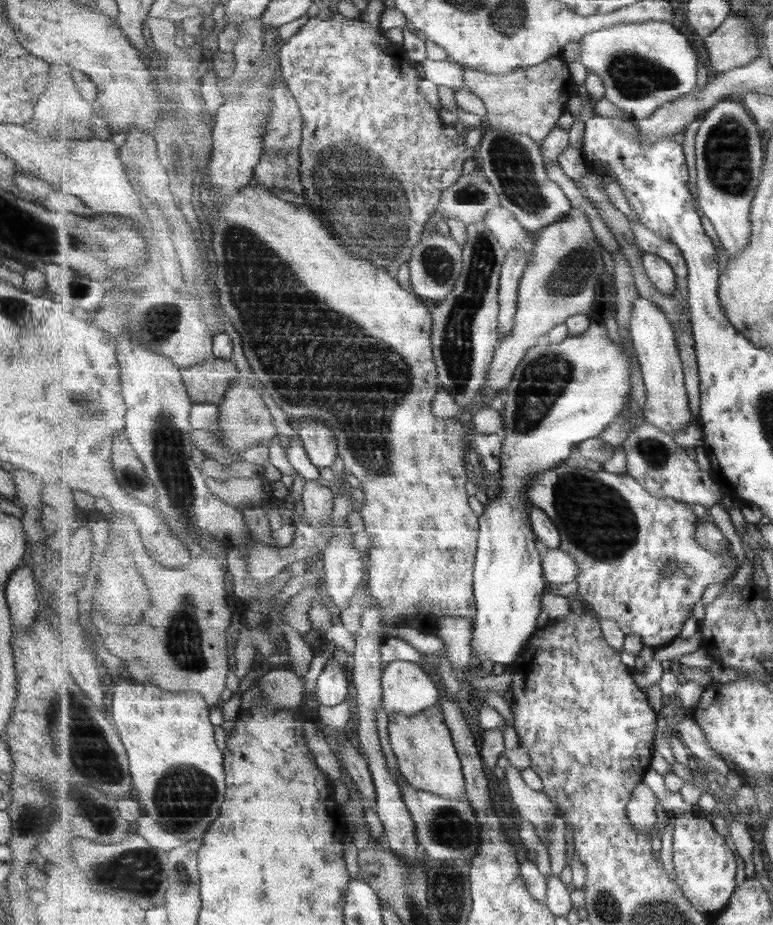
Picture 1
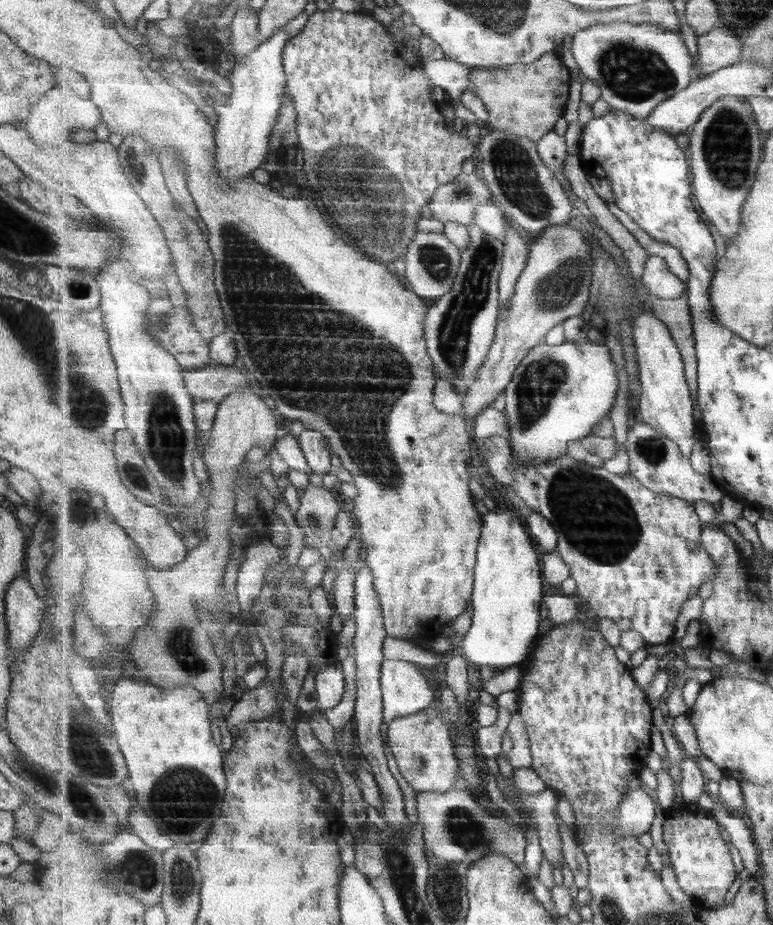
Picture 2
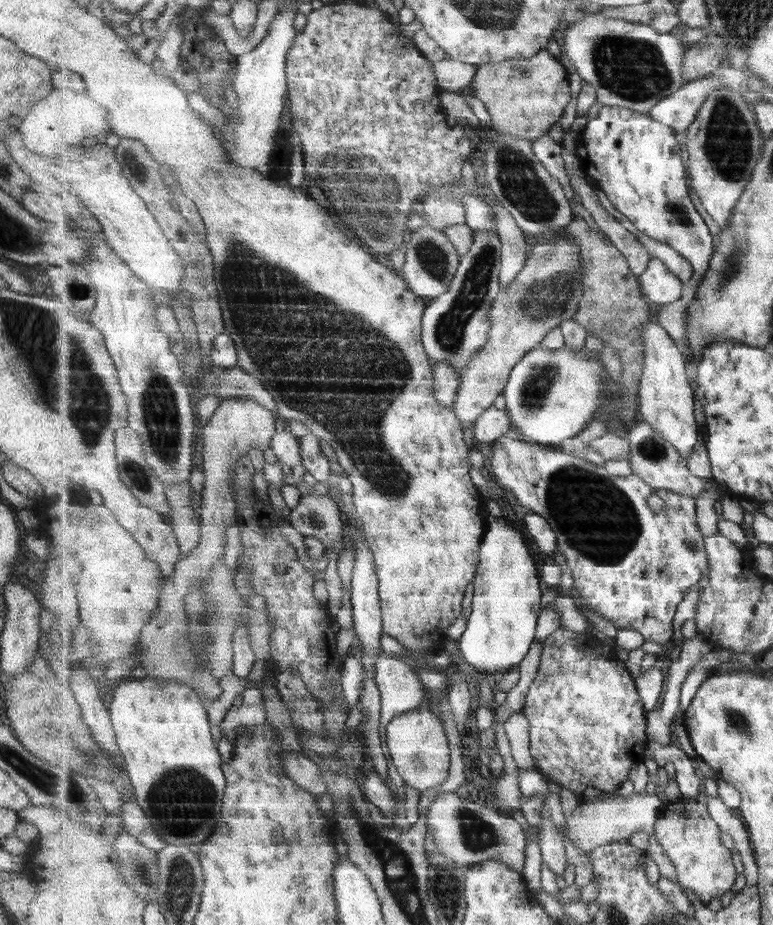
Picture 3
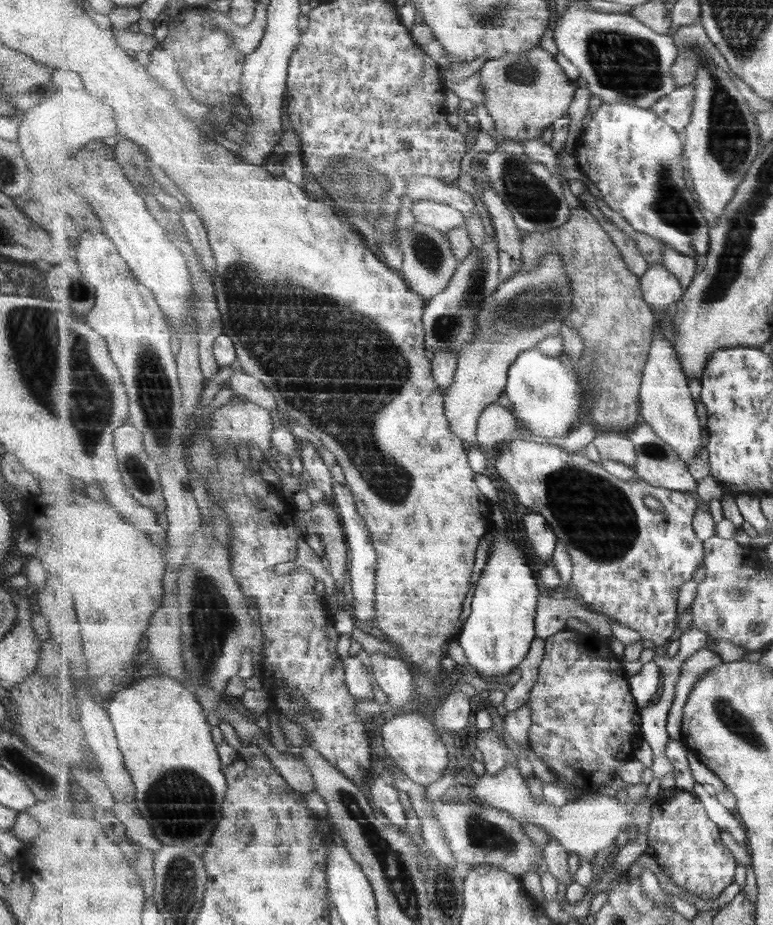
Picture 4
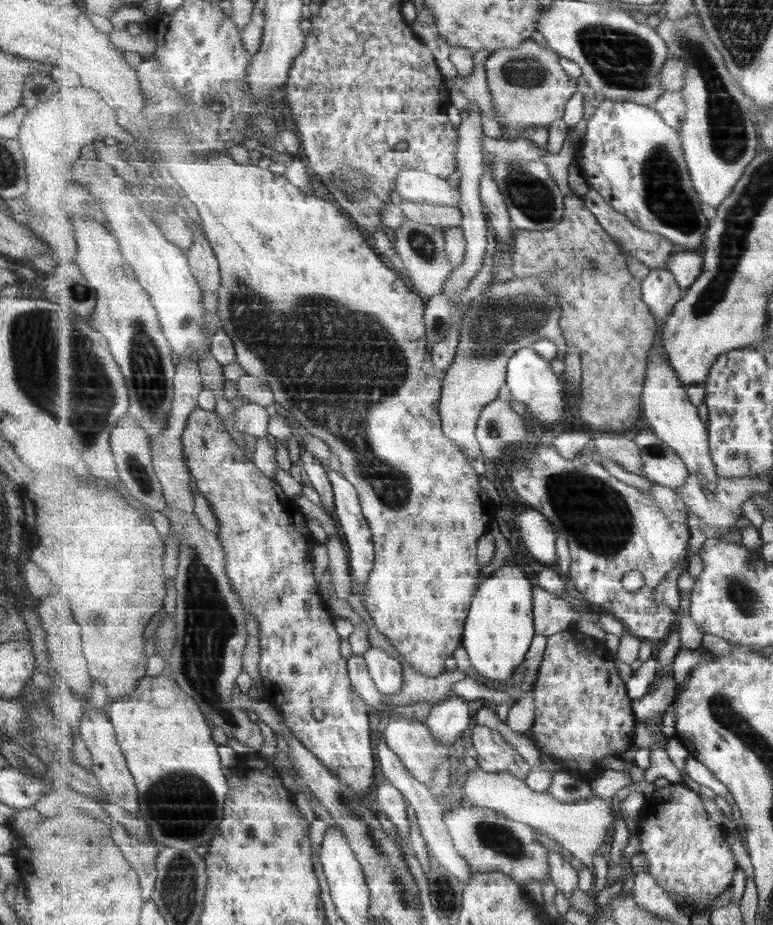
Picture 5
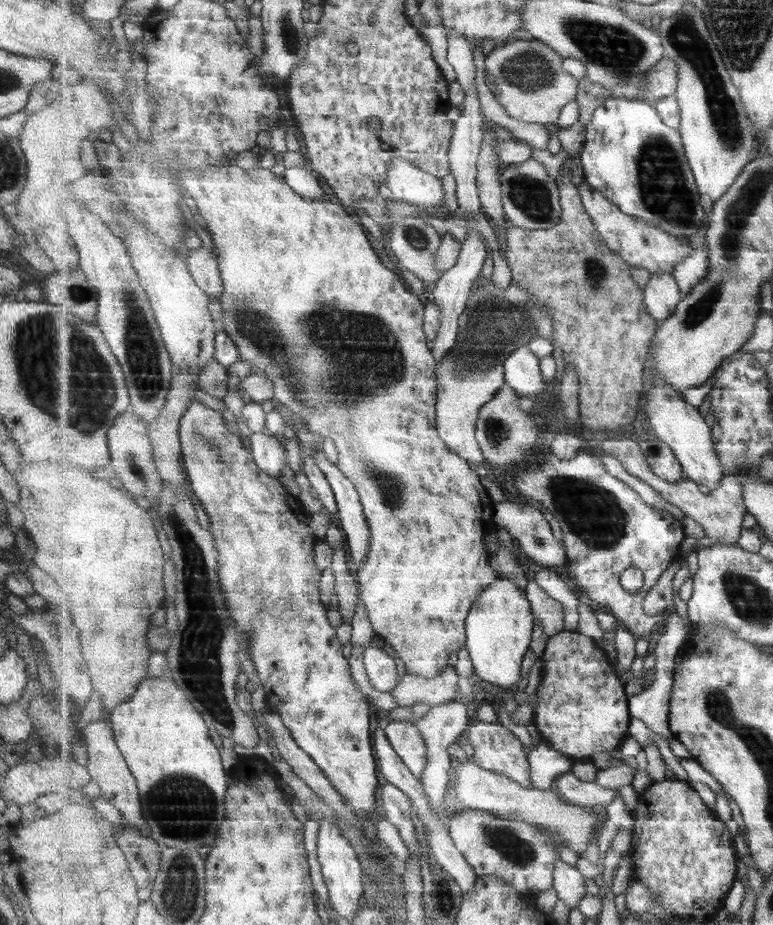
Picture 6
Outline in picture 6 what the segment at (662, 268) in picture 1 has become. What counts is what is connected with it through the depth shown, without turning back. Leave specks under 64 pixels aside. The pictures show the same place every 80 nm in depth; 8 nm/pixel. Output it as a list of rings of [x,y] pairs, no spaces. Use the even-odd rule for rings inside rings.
[[[668,272],[651,275],[644,289],[644,302],[649,314],[659,321],[673,316],[684,300],[676,278]]]

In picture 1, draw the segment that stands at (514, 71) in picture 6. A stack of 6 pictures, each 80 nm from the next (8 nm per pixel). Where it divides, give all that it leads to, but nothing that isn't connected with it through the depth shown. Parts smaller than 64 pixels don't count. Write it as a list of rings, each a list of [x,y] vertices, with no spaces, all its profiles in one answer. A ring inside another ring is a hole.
[[[552,56],[537,66],[519,68],[509,74],[493,74],[463,67],[466,87],[486,104],[486,119],[491,128],[529,135],[540,145],[560,122],[574,92],[569,66],[561,56]]]

